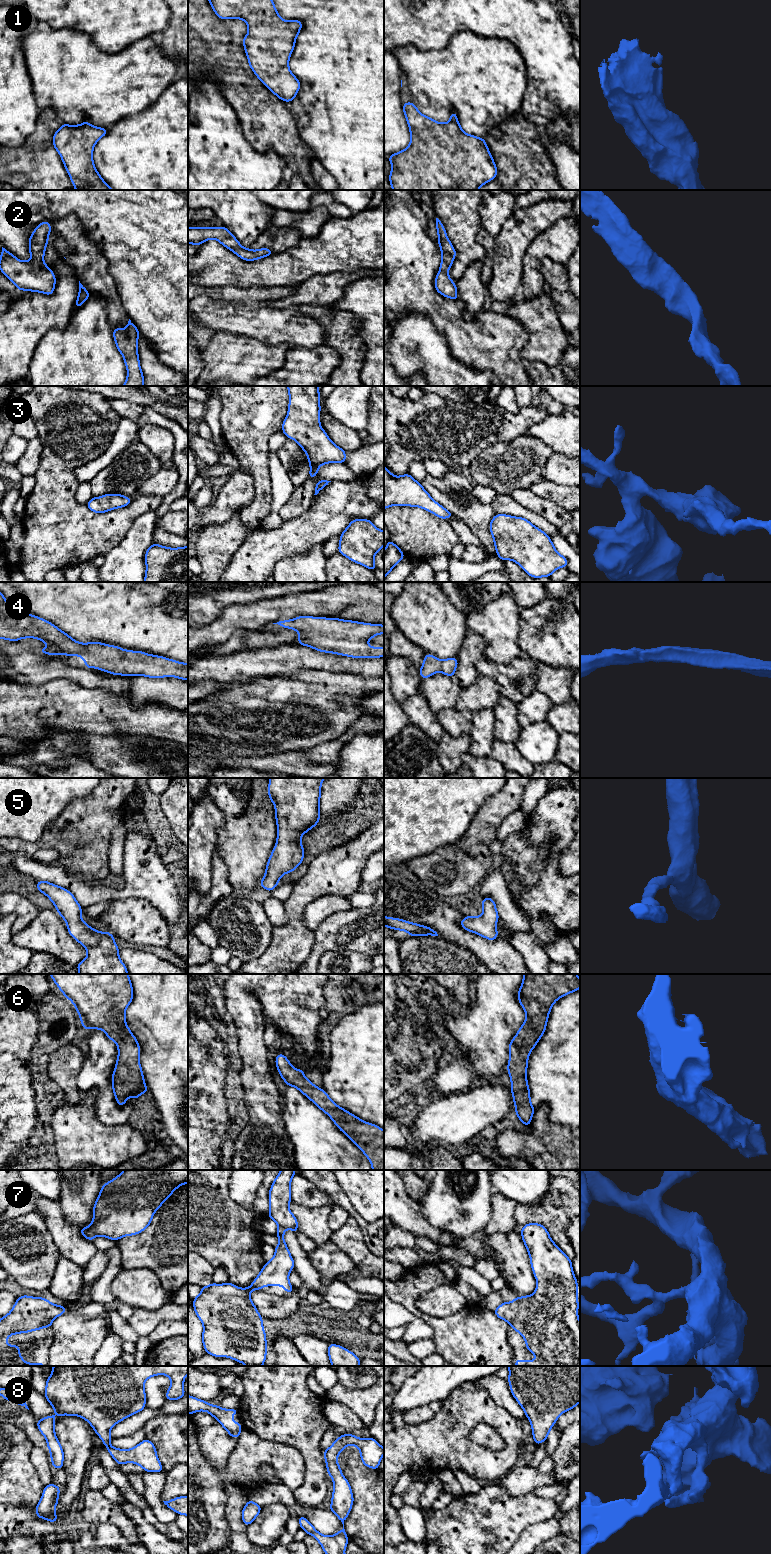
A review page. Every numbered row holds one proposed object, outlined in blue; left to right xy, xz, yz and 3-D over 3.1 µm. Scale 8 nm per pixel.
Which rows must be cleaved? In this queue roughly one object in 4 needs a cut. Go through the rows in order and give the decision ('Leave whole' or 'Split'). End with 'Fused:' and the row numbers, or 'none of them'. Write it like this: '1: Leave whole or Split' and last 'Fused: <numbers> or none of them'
1: Leave whole
2: Leave whole
3: Leave whole
4: Leave whole
5: Leave whole
6: Leave whole
7: Leave whole
8: Leave whole
Fused: none of them

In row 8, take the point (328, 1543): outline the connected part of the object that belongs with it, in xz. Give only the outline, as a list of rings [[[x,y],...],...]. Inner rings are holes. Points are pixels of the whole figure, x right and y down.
[[[349,1433],[339,1436],[328,1449],[324,1450],[327,1472],[334,1484],[329,1510],[342,1522],[343,1529],[332,1536],[326,1536],[319,1533],[305,1517],[299,1516],[298,1520],[300,1528],[307,1535],[312,1535],[316,1538],[325,1554],[345,1554],[344,1551],[349,1541],[344,1529],[344,1521],[351,1511],[354,1498],[351,1486],[343,1476],[337,1461],[338,1455],[348,1445],[359,1448],[363,1464],[371,1469],[379,1468],[384,1455],[384,1448],[374,1438],[363,1439]]]

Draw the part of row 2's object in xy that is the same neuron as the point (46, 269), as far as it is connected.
[[[43,221],[34,229],[29,237],[29,252],[31,255],[29,261],[19,260],[2,247],[0,270],[16,285],[19,291],[53,294],[56,277],[43,261],[50,233],[51,224],[47,221]]]

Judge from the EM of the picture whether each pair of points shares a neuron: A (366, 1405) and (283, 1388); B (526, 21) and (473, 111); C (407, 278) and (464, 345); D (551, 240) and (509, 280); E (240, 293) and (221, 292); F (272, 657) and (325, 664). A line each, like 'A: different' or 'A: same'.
A: different
B: different
C: same
D: different
E: same
F: same

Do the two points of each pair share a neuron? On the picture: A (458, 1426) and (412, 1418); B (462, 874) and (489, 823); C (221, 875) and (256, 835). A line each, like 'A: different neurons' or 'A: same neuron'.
A: different neurons
B: same neuron
C: different neurons

